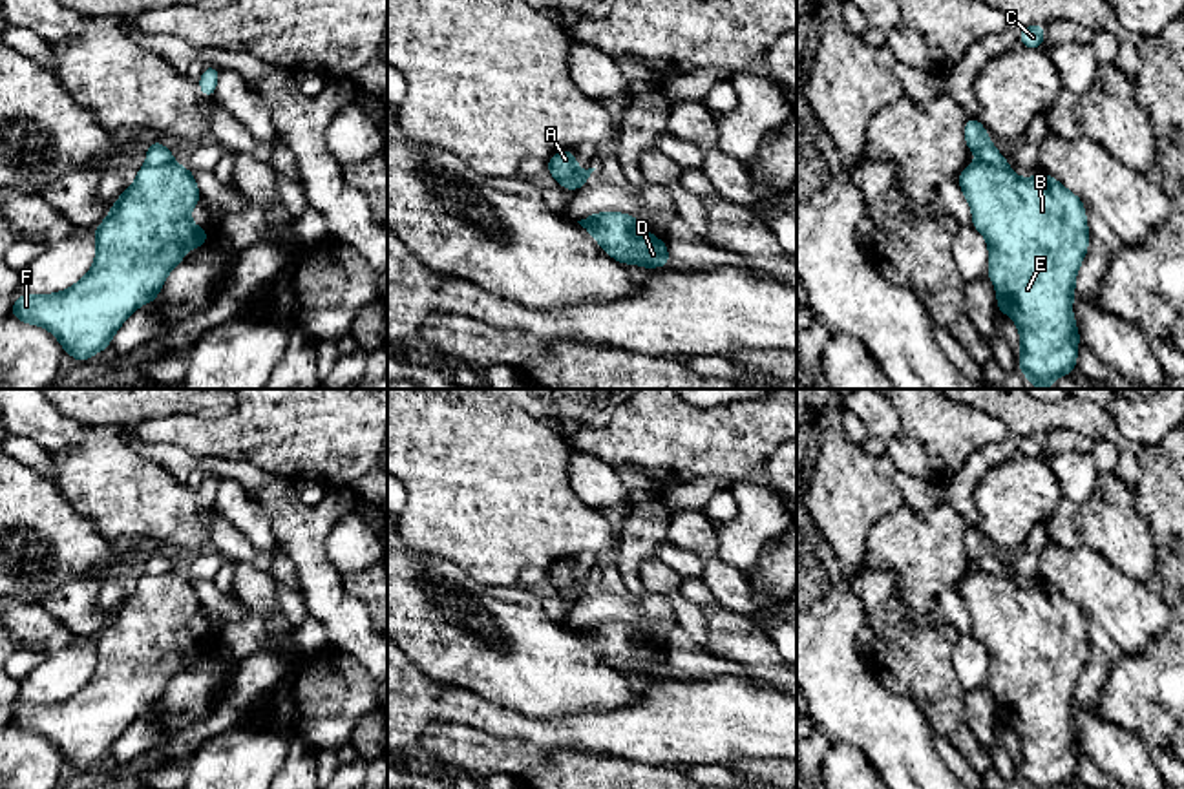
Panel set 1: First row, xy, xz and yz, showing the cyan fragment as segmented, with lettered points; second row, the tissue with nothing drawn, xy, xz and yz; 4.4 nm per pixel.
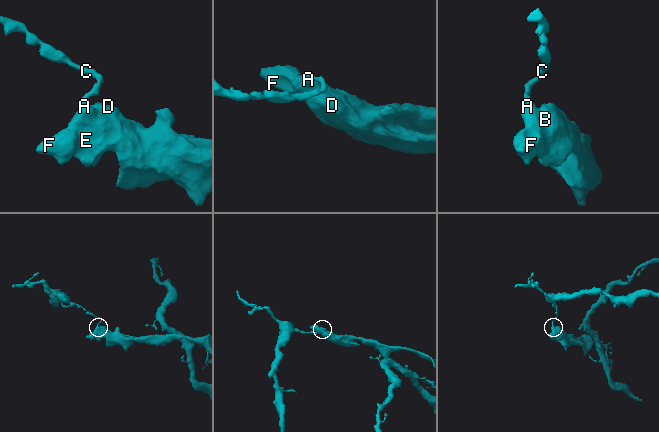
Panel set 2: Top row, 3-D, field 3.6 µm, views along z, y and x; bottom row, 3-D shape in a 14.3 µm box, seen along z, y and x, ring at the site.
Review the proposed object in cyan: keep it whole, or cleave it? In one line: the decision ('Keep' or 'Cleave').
Cleave

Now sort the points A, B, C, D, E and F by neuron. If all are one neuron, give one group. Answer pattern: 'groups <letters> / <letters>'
groups A B D E F / C

